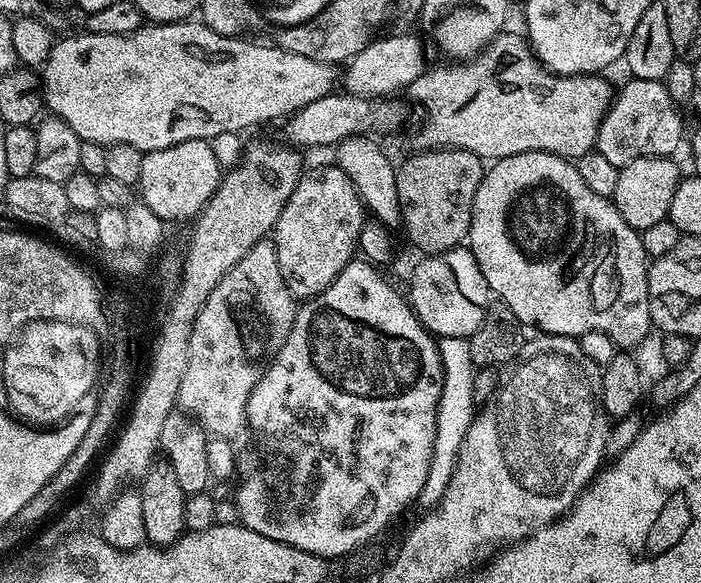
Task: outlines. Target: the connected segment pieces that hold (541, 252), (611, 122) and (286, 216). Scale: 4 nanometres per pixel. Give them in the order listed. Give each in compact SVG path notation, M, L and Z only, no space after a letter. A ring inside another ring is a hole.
M523 152L522 154L514 154L510 158L502 158L501 160L495 161L485 171L482 182L478 186L478 194L474 198L474 206L472 207L472 225L468 231L467 243L470 245L470 251L474 254L474 258L478 262L478 266L482 270L482 274L486 278L488 283L488 291L499 303L509 306L514 306L514 300L522 300L522 294L518 296L518 292L526 292L526 300L530 298L530 304L534 304L538 300L538 296L542 294L542 298L546 298L542 304L538 300L538 304L530 306L530 308L515 308L513 313L520 319L521 325L527 326L529 322L538 322L538 330L541 333L550 336L571 336L573 338L582 337L588 331L594 331L594 325L592 324L592 315L590 309L590 294L586 294L586 286L584 284L566 284L562 286L562 278L542 278L542 276L592 276L601 271L602 262L606 259L613 257L612 251L612 232L628 232L631 227L629 224L620 224L620 219L622 219L622 214L618 214L618 210L614 205L612 205L611 199L602 194L594 194L594 190L590 190L590 186L586 186L586 182L582 179L582 174L578 174L575 163L570 160L565 160L563 156L555 156L549 152ZM580 288L580 308L578 308L578 300L576 294L572 290L578 290Z
M628 78L615 93L612 105L602 118L596 132L595 151L601 152L616 168L622 169L634 158L673 155L672 151L684 136L677 104L667 92L664 80L638 80Z
M338 167L305 171L282 208L274 229L278 266L297 298L317 296L357 255L366 209L356 187Z

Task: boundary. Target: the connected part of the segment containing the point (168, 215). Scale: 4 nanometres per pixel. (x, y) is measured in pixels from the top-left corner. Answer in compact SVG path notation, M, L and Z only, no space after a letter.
M209 141L178 142L166 150L144 153L138 196L163 222L184 220L187 216L192 218L203 211L215 194L221 177L222 169L214 158Z

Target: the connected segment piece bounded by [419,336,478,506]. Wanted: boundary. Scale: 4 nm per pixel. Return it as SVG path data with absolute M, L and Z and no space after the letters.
M442 336L439 337L438 347L446 386L442 386L440 401L436 407L436 433L434 434L434 454L430 458L430 474L426 478L426 486L422 486L420 491L419 503L428 504L424 506L435 506L442 498L450 482L450 474L454 474L456 455L462 438L478 411L478 406L474 402L474 382L472 381L474 365L470 358L470 346L467 339Z

